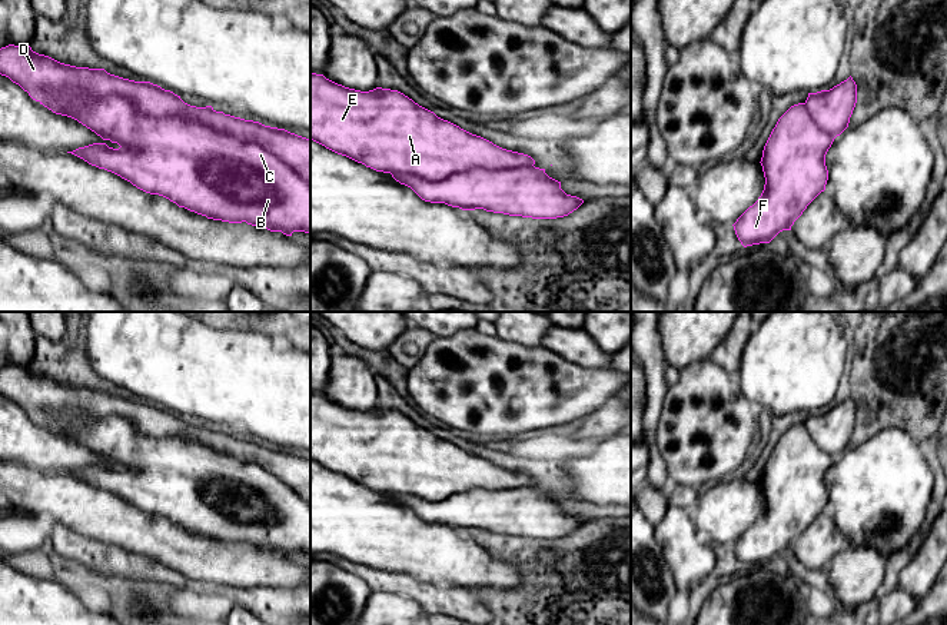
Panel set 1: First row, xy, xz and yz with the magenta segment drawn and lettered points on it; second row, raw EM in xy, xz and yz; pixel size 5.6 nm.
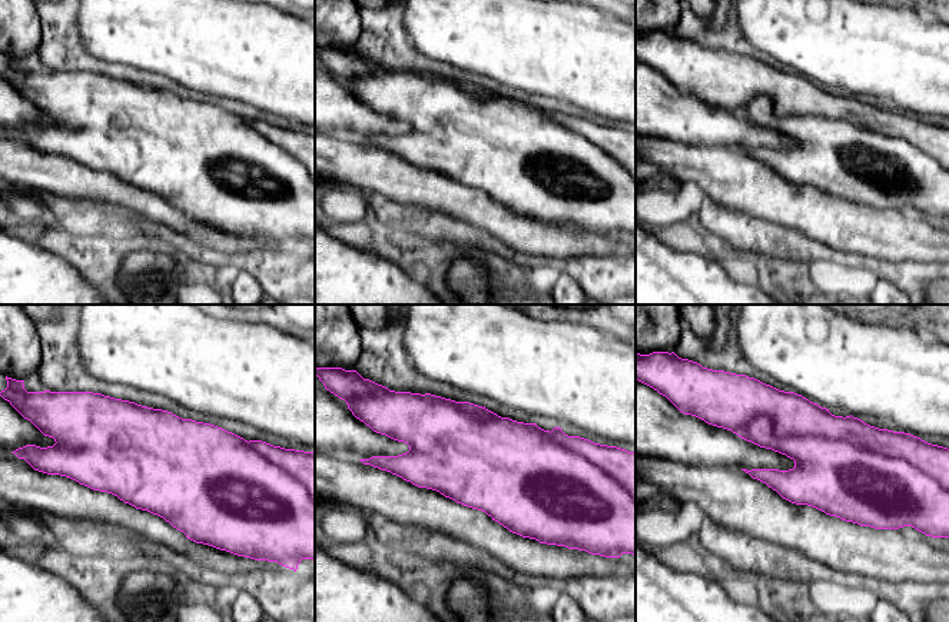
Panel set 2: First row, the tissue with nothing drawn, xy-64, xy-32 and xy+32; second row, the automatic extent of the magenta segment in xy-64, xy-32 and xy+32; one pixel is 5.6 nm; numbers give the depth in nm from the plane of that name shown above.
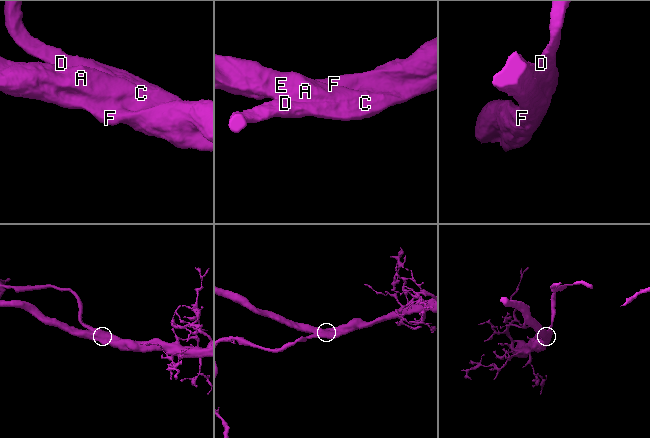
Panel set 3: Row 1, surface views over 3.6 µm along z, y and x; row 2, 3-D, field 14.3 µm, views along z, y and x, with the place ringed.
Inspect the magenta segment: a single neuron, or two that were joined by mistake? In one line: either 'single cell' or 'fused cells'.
single cell

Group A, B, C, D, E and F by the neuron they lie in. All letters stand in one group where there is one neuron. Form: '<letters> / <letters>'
A B C D E F

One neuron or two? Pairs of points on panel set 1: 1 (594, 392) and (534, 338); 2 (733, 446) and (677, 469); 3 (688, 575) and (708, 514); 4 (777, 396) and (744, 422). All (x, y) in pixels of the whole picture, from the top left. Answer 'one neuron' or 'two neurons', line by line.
1: two neurons
2: one neuron
3: two neurons
4: two neurons

